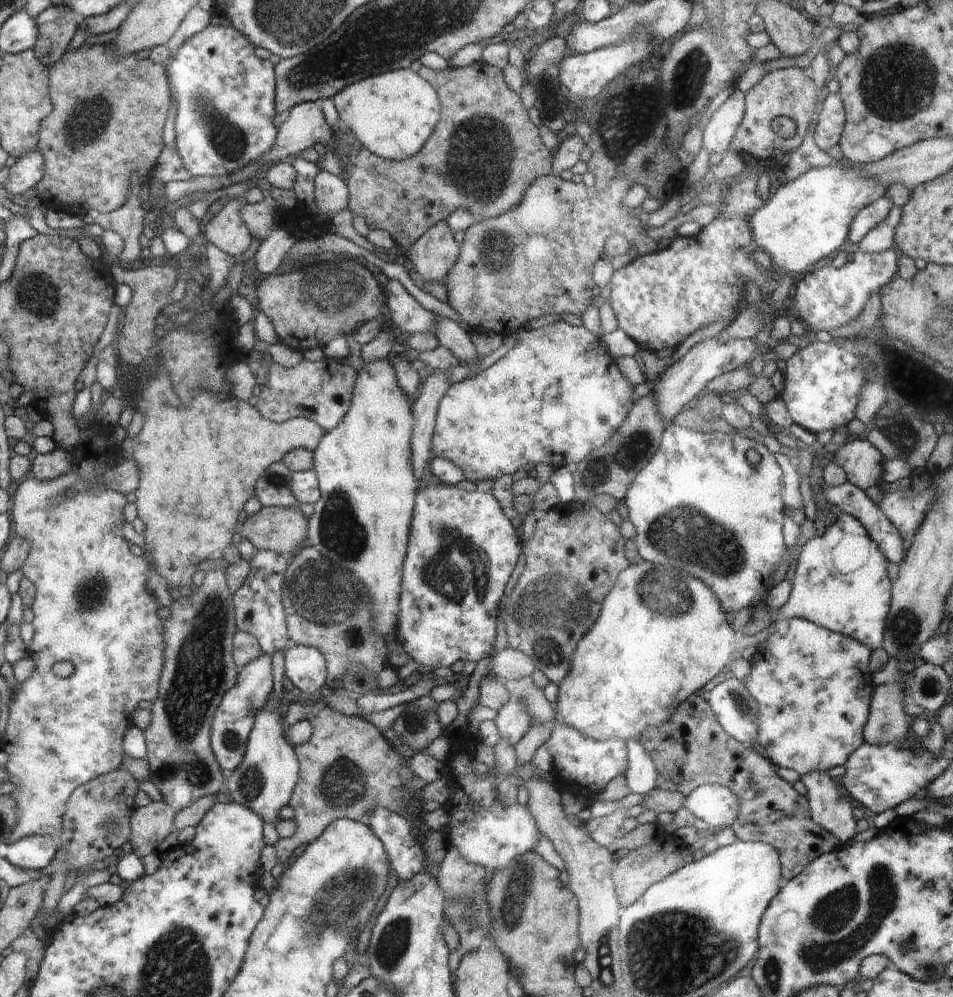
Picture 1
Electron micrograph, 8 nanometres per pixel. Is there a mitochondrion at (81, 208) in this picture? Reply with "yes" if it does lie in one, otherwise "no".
no

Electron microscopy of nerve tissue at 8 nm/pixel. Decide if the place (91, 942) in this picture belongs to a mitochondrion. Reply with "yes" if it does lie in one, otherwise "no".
no

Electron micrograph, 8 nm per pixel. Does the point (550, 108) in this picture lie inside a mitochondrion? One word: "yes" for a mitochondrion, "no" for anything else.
yes

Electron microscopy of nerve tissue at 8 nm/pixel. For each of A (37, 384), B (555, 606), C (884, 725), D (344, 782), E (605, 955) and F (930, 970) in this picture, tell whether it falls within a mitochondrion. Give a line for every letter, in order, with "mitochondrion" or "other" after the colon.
A: other
B: mitochondrion
C: mitochondrion
D: mitochondrion
E: mitochondrion
F: other

